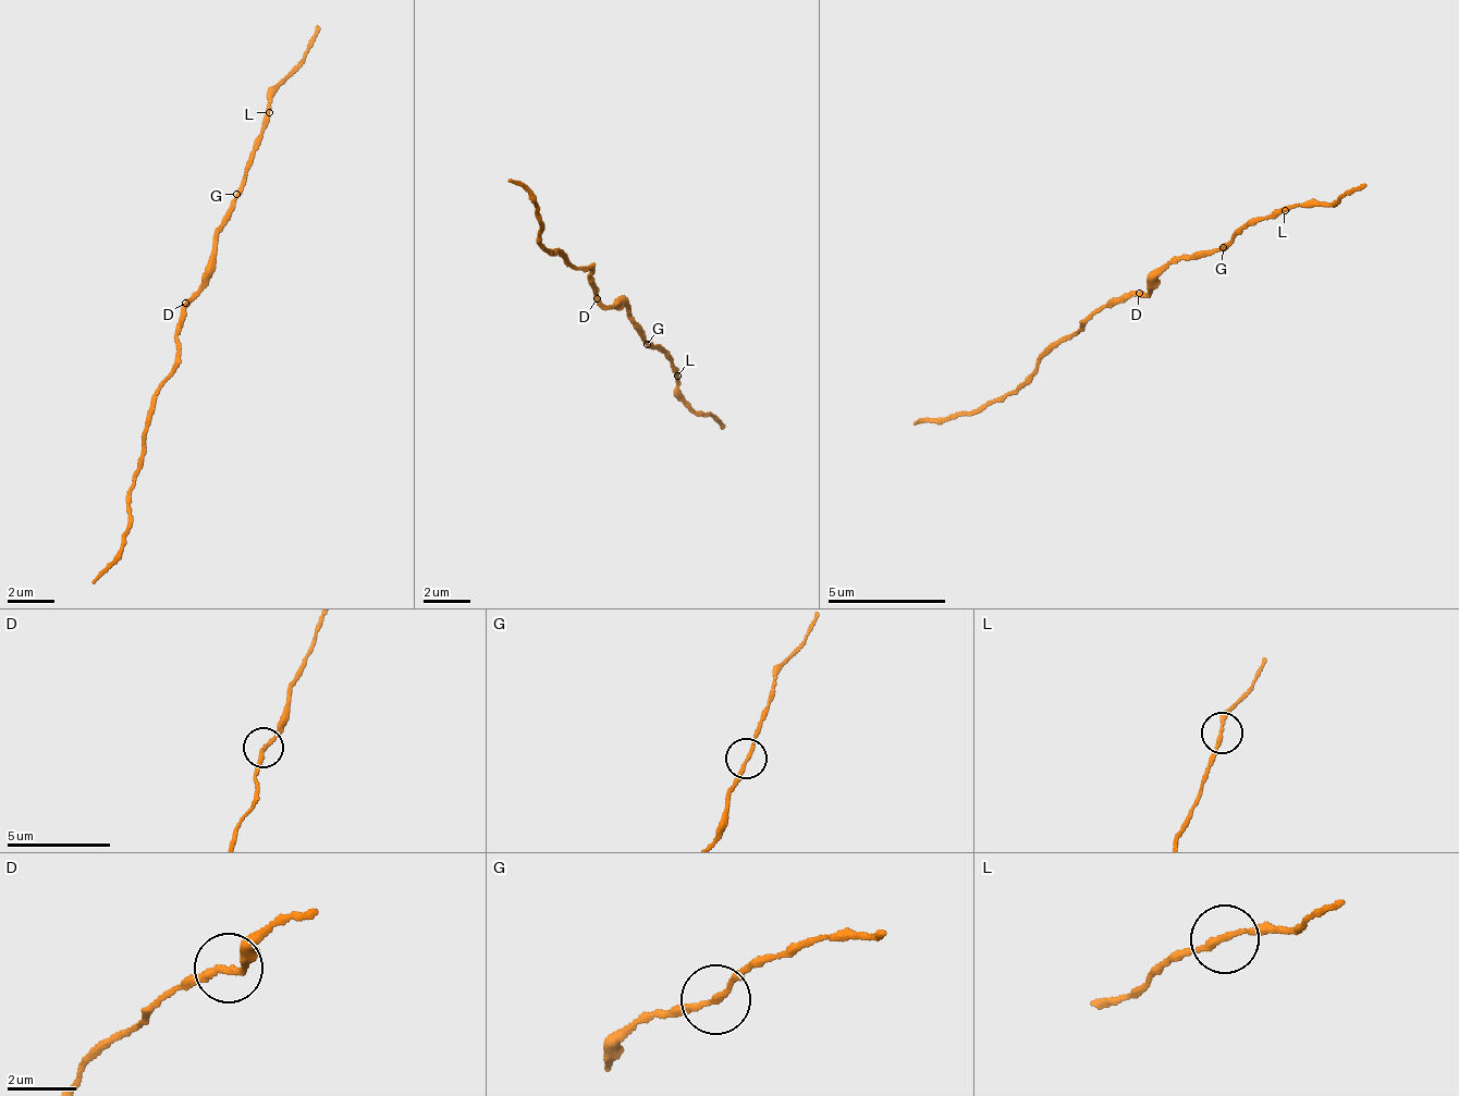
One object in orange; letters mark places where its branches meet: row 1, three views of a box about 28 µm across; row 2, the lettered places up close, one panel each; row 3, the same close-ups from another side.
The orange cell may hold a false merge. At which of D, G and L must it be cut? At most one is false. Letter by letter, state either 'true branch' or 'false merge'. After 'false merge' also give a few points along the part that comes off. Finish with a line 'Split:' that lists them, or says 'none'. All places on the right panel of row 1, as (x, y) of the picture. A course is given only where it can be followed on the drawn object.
D: true branch
G: true branch
L: true branch
Split: none

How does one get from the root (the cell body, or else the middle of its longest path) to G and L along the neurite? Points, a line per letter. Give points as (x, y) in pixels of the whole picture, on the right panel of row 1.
G: (1145, 294), (1155, 284), (1155, 274), (1166, 267), (1196, 256), (1212, 255), (1223, 247)
L: (1145, 294), (1155, 284), (1155, 274), (1166, 267), (1206, 254), (1240, 231), (1255, 226), (1285, 210)

